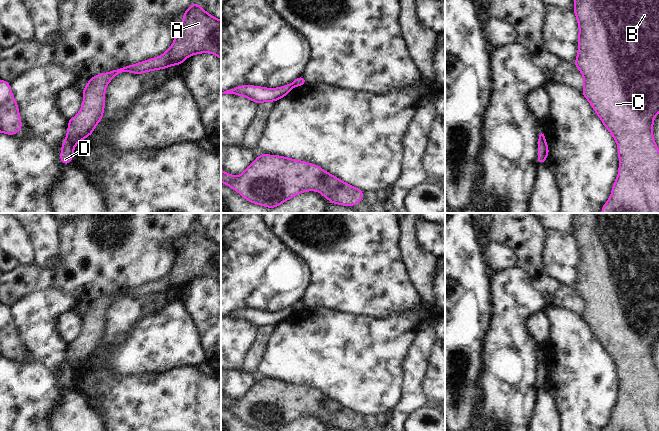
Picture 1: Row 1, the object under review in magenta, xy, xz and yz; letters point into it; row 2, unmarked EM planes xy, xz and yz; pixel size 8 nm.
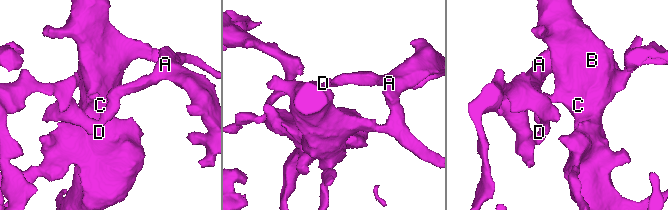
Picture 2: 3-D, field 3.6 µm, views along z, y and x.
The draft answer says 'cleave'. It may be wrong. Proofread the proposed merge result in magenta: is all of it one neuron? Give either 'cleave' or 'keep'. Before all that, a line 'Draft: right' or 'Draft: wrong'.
Draft: right
cleave

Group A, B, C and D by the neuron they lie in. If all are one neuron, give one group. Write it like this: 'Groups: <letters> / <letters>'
Groups: A B C / D.

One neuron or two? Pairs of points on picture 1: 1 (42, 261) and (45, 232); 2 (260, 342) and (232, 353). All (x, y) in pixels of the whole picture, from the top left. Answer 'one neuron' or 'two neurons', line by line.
1: one neuron
2: two neurons

